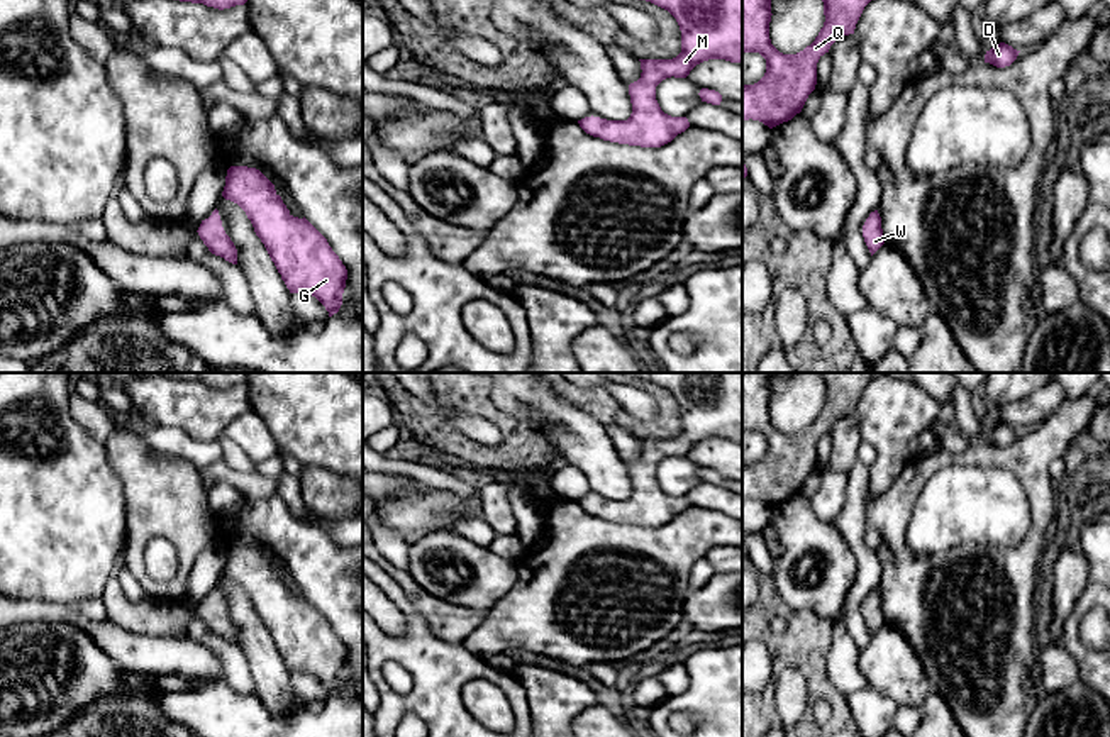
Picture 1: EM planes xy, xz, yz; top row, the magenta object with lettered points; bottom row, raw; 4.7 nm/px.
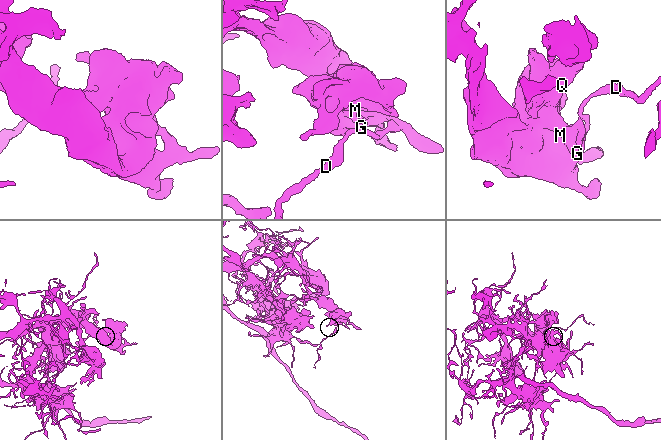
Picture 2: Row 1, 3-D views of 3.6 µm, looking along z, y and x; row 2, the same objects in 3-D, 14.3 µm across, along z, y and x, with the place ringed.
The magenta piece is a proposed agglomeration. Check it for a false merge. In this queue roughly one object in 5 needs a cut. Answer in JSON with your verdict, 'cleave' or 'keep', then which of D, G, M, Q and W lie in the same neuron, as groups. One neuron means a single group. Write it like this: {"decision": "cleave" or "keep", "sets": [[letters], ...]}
{"decision": "keep", "sets": [["D", "G", "M", "Q", "W"]]}

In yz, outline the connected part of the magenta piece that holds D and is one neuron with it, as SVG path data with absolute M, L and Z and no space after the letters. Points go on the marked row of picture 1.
M1000 42L993 46L990 51L985 54L985 63L990 63L996 68L1005 68L1010 66L1020 51L1013 49L1012 46Z

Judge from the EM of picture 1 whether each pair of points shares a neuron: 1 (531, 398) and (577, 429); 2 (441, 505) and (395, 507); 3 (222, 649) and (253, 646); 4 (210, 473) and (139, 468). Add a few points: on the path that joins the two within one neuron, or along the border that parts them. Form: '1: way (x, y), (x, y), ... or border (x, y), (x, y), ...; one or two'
1: way (543, 410), (565, 424); one
2: way (429, 507), (407, 507); one
3: border (236, 644), (246, 659), (255, 685); two
4: border (197, 470), (205, 495); two

